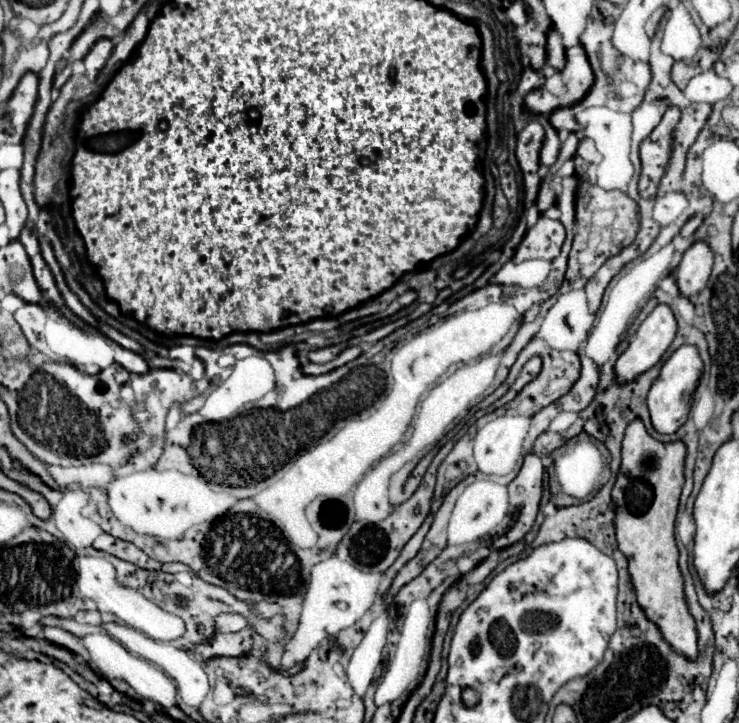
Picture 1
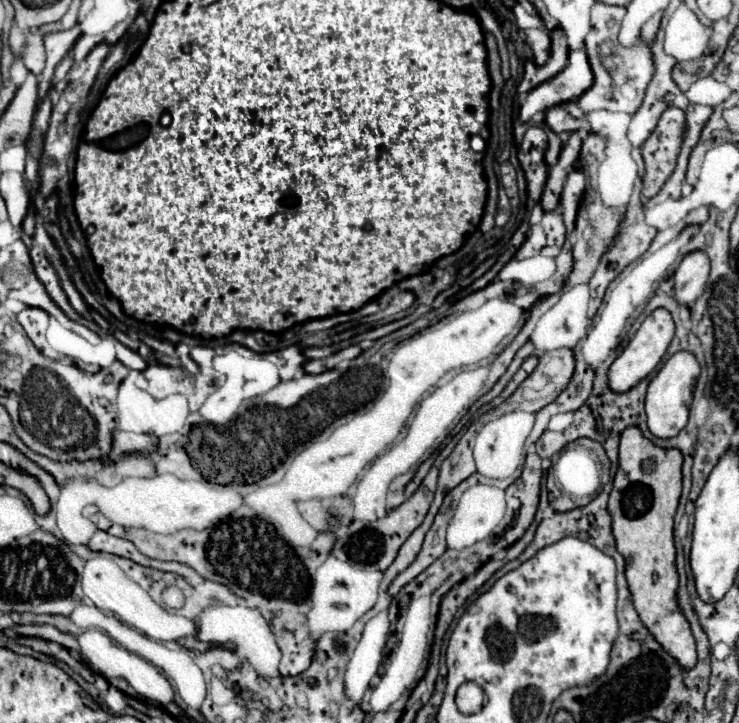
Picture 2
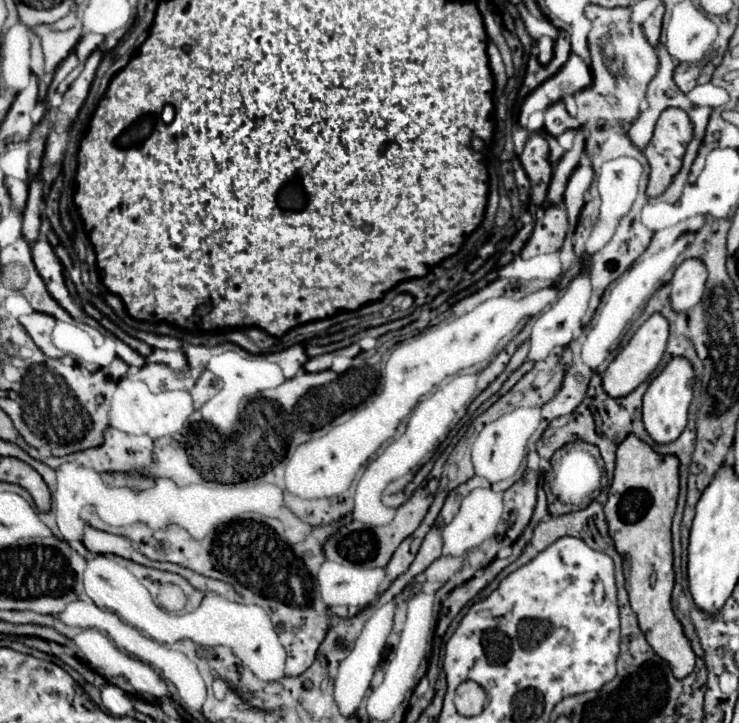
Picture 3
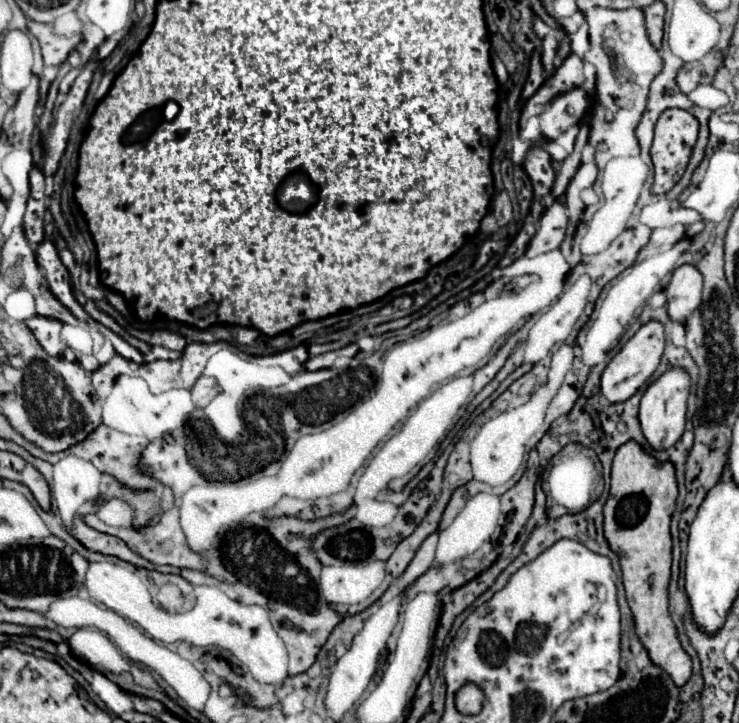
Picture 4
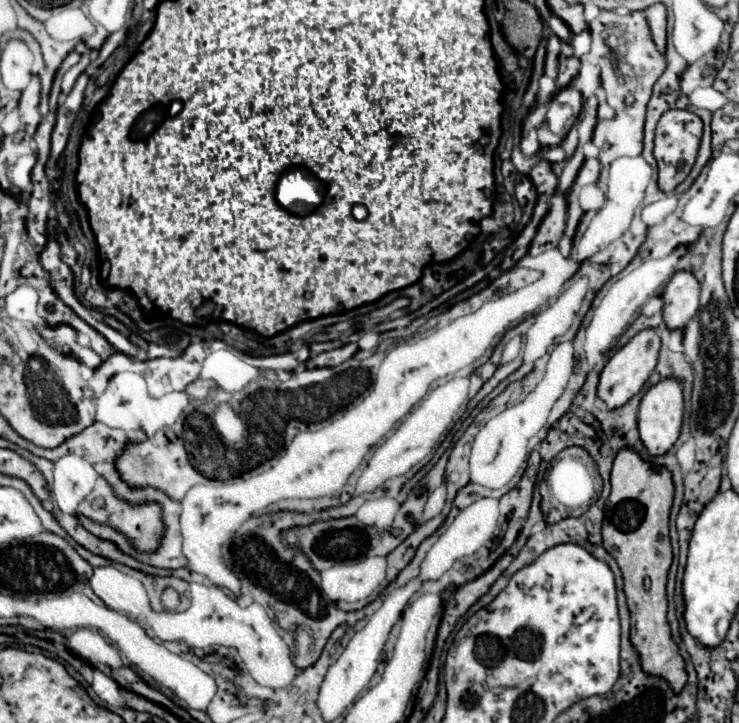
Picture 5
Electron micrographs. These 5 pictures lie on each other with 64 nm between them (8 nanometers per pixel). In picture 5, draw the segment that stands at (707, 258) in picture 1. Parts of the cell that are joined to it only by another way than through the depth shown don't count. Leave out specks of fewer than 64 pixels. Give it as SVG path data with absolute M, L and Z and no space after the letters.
M676 272L670 284L666 286L662 300L664 300L662 318L668 330L684 328L698 312L700 284L696 284L692 272Z

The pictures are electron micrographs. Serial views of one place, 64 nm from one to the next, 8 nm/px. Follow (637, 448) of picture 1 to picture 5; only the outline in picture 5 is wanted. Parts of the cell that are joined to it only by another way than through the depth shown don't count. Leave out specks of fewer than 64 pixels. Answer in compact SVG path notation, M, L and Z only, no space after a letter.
M622 448L612 468L612 492L606 500L602 540L604 548L618 562L624 578L624 592L630 608L630 642L638 652L640 666L650 676L662 676L674 694L686 684L684 660L678 654L666 620L666 576L672 564L668 536L668 514L674 498L672 476L666 468L652 468L630 448Z

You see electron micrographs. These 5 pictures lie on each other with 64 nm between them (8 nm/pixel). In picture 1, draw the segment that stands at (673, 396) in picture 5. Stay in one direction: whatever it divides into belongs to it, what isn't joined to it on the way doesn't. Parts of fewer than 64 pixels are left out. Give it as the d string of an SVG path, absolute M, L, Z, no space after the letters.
M682 346L678 348L662 366L658 378L654 380L650 392L648 392L648 410L650 420L656 432L660 434L674 434L688 418L690 406L692 406L692 394L696 390L696 384L702 376L704 364L700 360L700 354L694 346Z

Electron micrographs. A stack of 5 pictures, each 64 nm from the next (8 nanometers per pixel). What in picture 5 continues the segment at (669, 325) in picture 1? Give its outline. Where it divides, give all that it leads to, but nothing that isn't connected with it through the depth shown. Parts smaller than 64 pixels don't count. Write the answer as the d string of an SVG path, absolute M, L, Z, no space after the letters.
M644 330L644 332L638 332L626 346L622 346L610 360L608 364L604 366L602 374L600 374L600 384L598 384L598 392L596 396L610 408L620 408L624 406L632 396L636 396L642 386L646 384L648 376L652 374L656 362L658 362L658 350L660 350L660 338L656 336L656 332L650 330Z

